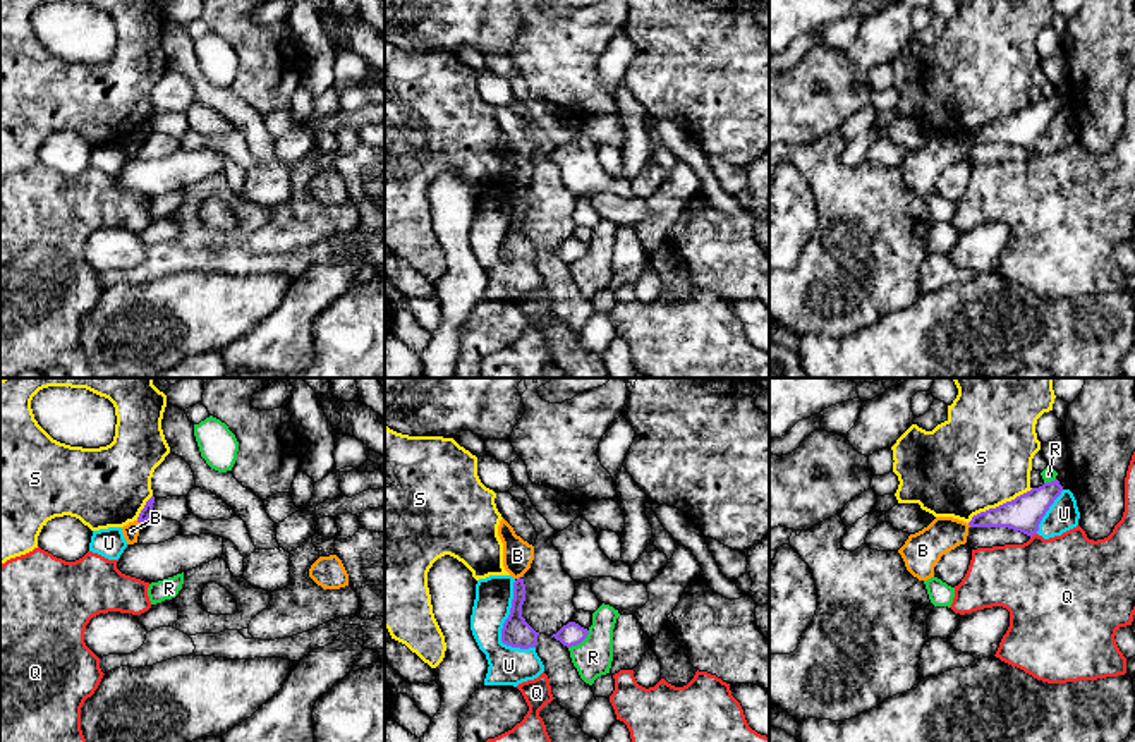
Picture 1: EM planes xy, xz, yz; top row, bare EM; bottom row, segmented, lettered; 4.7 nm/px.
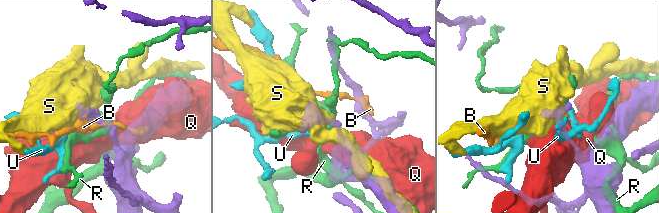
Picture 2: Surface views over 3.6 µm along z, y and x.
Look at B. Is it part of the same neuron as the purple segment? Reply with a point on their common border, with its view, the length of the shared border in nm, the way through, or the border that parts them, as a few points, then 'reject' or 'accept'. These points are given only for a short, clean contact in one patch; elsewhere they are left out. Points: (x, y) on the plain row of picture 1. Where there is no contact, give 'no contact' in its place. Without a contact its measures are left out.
meets purple in xy at (139, 136); contact 40 nm long; border along xy (136, 136), (141, 139); reject

